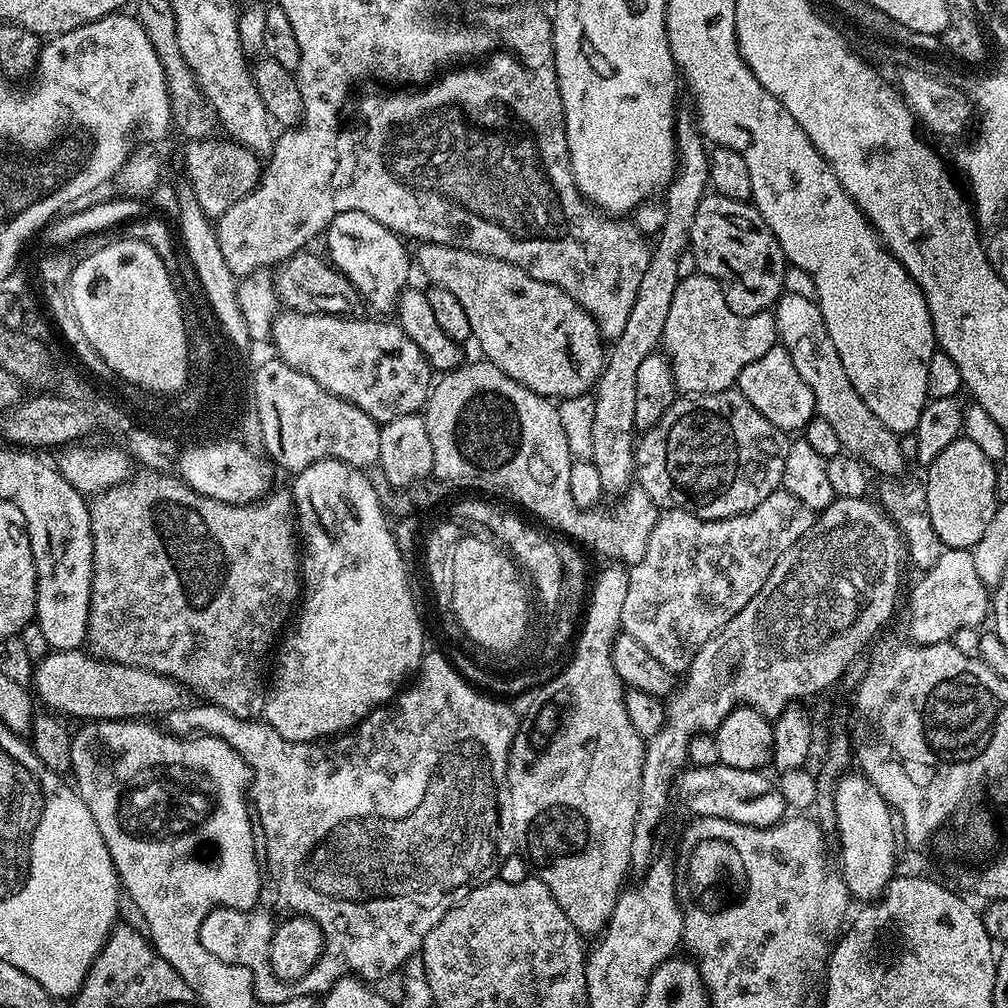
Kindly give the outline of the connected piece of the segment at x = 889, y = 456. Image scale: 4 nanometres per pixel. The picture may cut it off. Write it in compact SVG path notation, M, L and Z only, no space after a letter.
M785 294L777 300L774 315L779 343L788 351L790 358L794 358L794 366L798 374L802 374L802 382L810 386L816 403L816 415L826 418L826 422L834 426L841 449L847 455L860 457L873 473L881 472L881 477L899 477L906 468L900 436L891 432L879 420L878 414L874 414L874 410L862 402L858 390L854 390L850 378L846 378L842 358L838 358L838 350L834 350L834 342L824 325L819 304L798 294Z

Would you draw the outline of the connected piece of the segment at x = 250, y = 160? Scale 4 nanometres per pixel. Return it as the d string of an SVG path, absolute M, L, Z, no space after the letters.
M223 139L193 140L184 152L184 164L188 167L187 187L192 188L205 210L223 210L235 204L237 197L244 196L258 187L262 175L261 157L231 139Z

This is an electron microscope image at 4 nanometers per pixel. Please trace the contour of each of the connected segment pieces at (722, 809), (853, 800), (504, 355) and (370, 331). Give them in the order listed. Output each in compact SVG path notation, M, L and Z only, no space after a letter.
M721 763L705 768L688 766L676 777L674 788L678 793L679 803L681 800L693 812L691 814L693 817L709 816L710 818L722 818L730 822L754 826L755 828L769 828L777 824L778 821L785 819L789 806L782 798L780 791L774 787L773 781L771 784L763 776L764 774L760 770L738 770L734 766L726 766Z
M856 770L849 771L836 781L832 801L836 810L836 832L840 836L838 871L844 877L849 897L853 901L875 902L883 896L888 883L898 872L898 828L894 823L894 813L882 794L878 794L878 786L871 784L867 776Z
M421 243L414 252L414 264L432 279L437 288L450 290L466 310L470 318L472 340L480 343L483 359L488 360L498 370L514 378L522 386L534 390L534 394L549 398L583 396L591 393L600 378L606 359L606 341L600 334L596 319L585 308L578 306L566 290L538 278L530 278L526 270L498 258L483 256L465 248L451 248L445 244Z
M281 311L277 315L275 322L272 324L272 334L270 344L276 347L275 355L279 359L284 360L290 366L294 366L294 370L302 370L302 374L310 374L310 378L314 378L314 382L318 382L318 386L324 387L326 391L335 396L340 396L344 400L349 400L354 406L361 408L366 414L370 414L370 418L374 418L377 424L383 426L389 424L394 418L402 418L406 414L417 414L428 403L428 393L432 391L434 383L434 373L432 367L428 364L428 359L422 354L422 350L418 350L418 346L414 346L414 342L410 342L410 338L400 329L400 325L395 322L389 322L384 318L372 318L376 320L360 320L361 318L349 318L347 316L307 316L301 312Z

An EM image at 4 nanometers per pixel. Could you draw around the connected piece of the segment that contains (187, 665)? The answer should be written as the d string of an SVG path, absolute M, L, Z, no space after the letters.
M149 470L141 472L141 476L133 475L131 479L99 495L93 495L88 506L92 531L92 593L88 607L87 651L98 660L113 660L168 676L184 685L189 693L196 695L197 692L201 701L222 706L222 710L230 710L230 714L238 714L238 718L254 720L263 717L269 689L266 676L264 680L264 663L267 660L269 663L270 653L281 635L280 627L291 612L293 615L302 596L302 568L298 563L298 517L294 511L292 493L288 490L273 490L264 499L251 504L227 504L198 494L175 475Z

